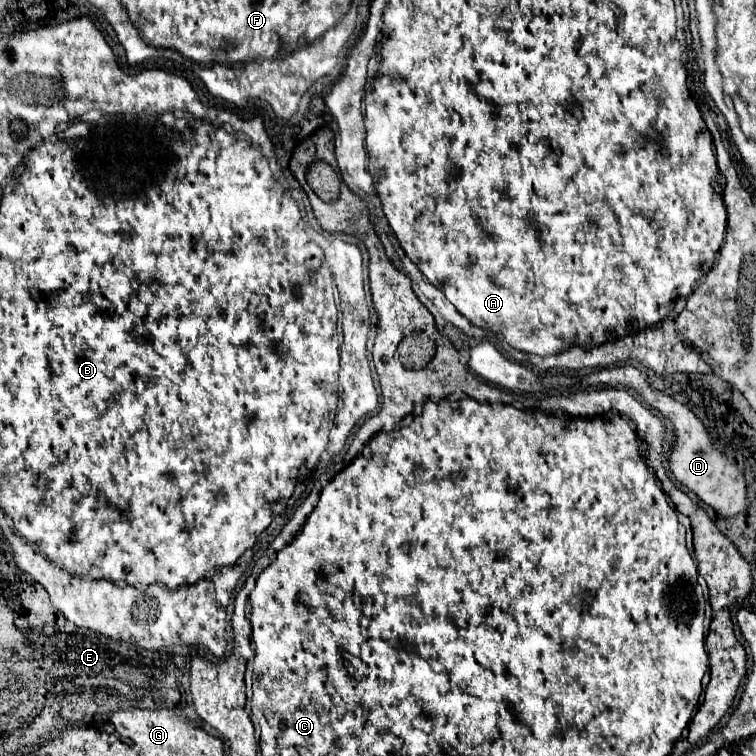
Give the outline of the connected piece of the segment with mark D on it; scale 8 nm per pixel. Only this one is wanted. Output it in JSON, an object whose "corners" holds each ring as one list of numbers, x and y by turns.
{"corners":[[618,366,618,368,610,368,610,370,602,370,596,374,590,374,588,378,584,378,584,384,592,384,592,378,596,378,596,384,600,382,602,386,616,386,616,388,632,388,638,396,642,396,652,408,656,408,662,416,666,416,672,422,674,434,676,434,676,442,670,450,670,470,676,476,676,480,684,486,688,486,692,492,698,494,698,498,712,506,720,516,736,516,740,512,746,510,748,502,746,502,746,482,742,472,728,462,710,442,708,432,704,428,704,424,700,422,700,418,684,404,676,402,674,398,654,390,638,372,638,368,634,366]]}

